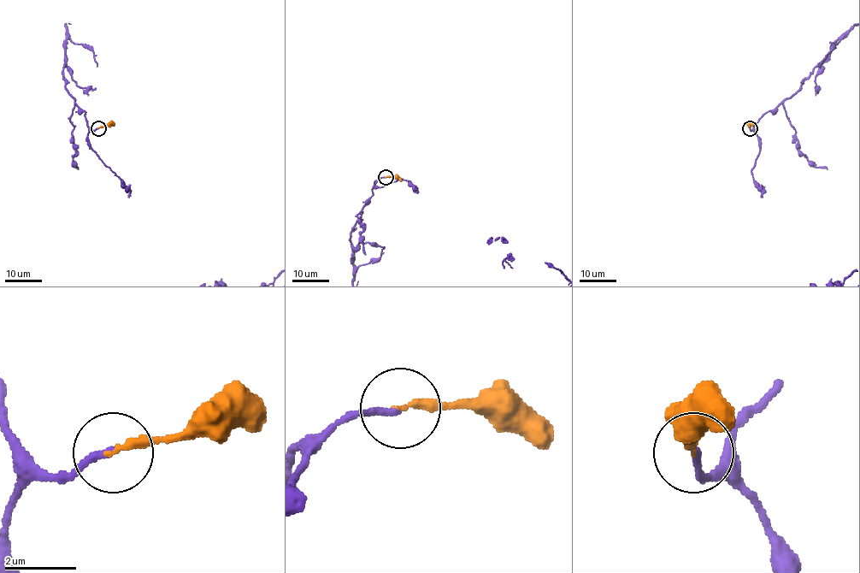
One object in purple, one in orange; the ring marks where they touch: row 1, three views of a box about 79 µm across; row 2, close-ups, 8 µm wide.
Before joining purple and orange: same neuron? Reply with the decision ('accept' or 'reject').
accept

